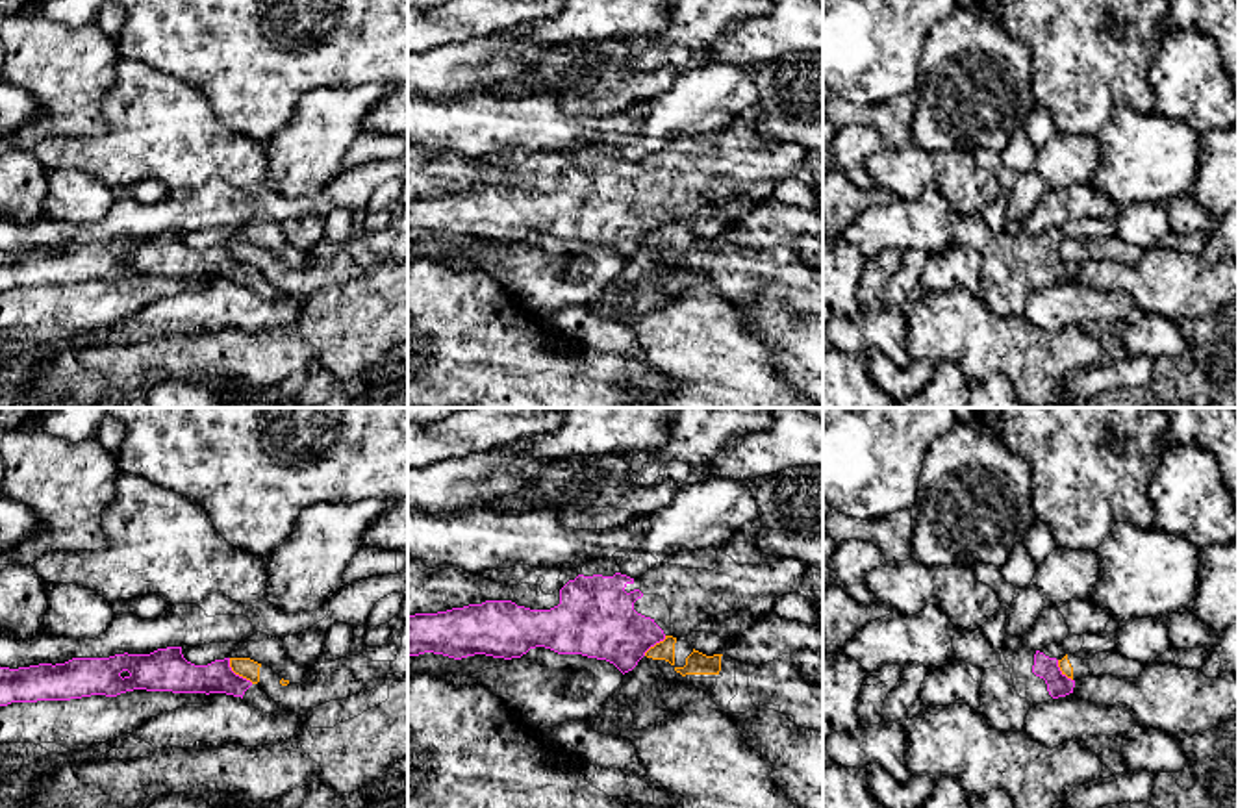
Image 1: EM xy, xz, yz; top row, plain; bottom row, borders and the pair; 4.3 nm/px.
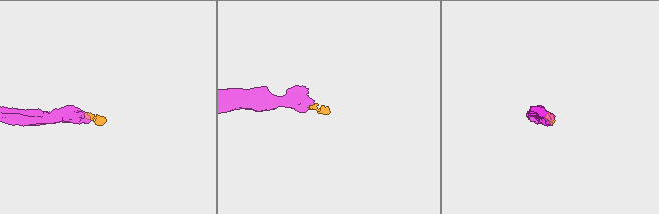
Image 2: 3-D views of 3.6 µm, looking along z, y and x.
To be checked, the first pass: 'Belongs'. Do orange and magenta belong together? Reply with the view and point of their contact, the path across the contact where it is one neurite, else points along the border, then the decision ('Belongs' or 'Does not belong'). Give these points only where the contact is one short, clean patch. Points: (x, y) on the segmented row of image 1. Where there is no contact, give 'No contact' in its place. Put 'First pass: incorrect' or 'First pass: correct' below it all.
Touches orange at xy (238, 673). Boundary: xy (228, 658), (228, 666), (252, 682). Does not belong
First pass: incorrect

